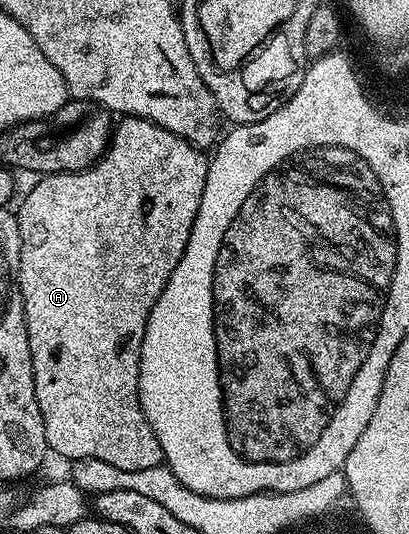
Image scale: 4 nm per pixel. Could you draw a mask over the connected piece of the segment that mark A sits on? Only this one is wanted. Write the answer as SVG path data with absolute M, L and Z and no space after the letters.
M126 116L119 120L122 121L119 124L117 121L106 151L95 164L89 168L83 168L80 172L56 172L43 175L39 179L42 181L31 186L30 193L22 200L22 205L16 208L22 239L18 285L22 291L24 318L32 354L36 402L44 418L47 449L53 455L55 452L58 456L67 456L67 461L70 462L99 460L108 462L108 466L117 466L120 470L135 472L156 468L163 463L160 442L156 442L156 434L152 434L152 426L148 426L148 418L144 418L144 410L140 406L138 397L140 350L144 342L144 330L148 326L152 306L156 306L164 286L168 286L168 278L172 278L172 270L176 270L188 246L188 238L192 234L196 210L200 210L200 198L204 194L210 166L207 153L203 149L194 147L184 138L164 130L160 125L144 120L140 116Z

